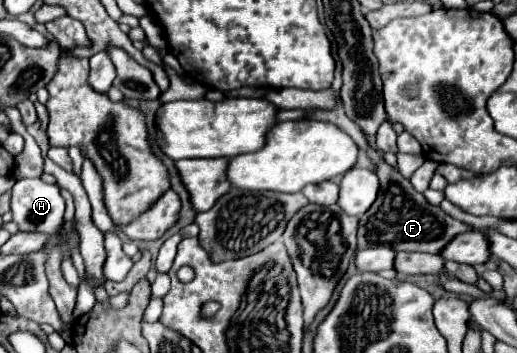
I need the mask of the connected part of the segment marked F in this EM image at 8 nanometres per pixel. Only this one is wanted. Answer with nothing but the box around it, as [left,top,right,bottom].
[309,102,473,252]

